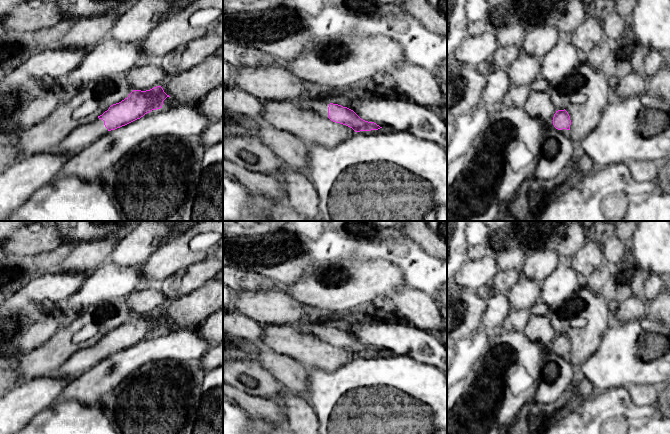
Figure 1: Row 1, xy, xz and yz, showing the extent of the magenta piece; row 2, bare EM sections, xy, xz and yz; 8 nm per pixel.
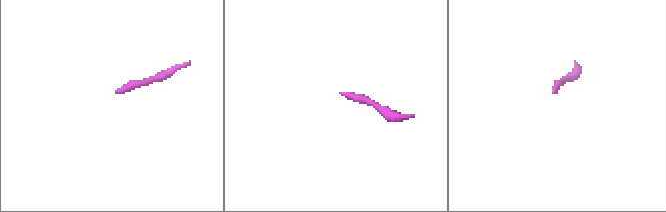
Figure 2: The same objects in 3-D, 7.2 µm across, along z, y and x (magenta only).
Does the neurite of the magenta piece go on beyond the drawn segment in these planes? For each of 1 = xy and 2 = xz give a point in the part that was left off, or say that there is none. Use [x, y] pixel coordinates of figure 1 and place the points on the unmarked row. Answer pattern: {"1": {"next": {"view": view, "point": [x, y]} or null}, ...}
{"1": {"next": {"view": "xy", "point": [84, 359]}}, "2": {"next": {"view": "xz", "point": [309, 325]}}}

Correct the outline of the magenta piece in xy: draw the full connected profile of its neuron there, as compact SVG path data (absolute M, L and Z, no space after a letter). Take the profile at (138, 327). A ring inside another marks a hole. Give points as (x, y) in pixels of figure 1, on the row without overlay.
M161 310L150 314L133 314L127 322L113 328L102 339L75 352L55 376L59 378L75 378L97 365L111 354L125 350L152 334L162 332L163 325L170 321Z

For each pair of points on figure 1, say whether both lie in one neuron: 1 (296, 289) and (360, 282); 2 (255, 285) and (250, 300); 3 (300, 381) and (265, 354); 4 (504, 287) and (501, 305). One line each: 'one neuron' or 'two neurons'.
1: one neuron
2: two neurons
3: one neuron
4: two neurons

